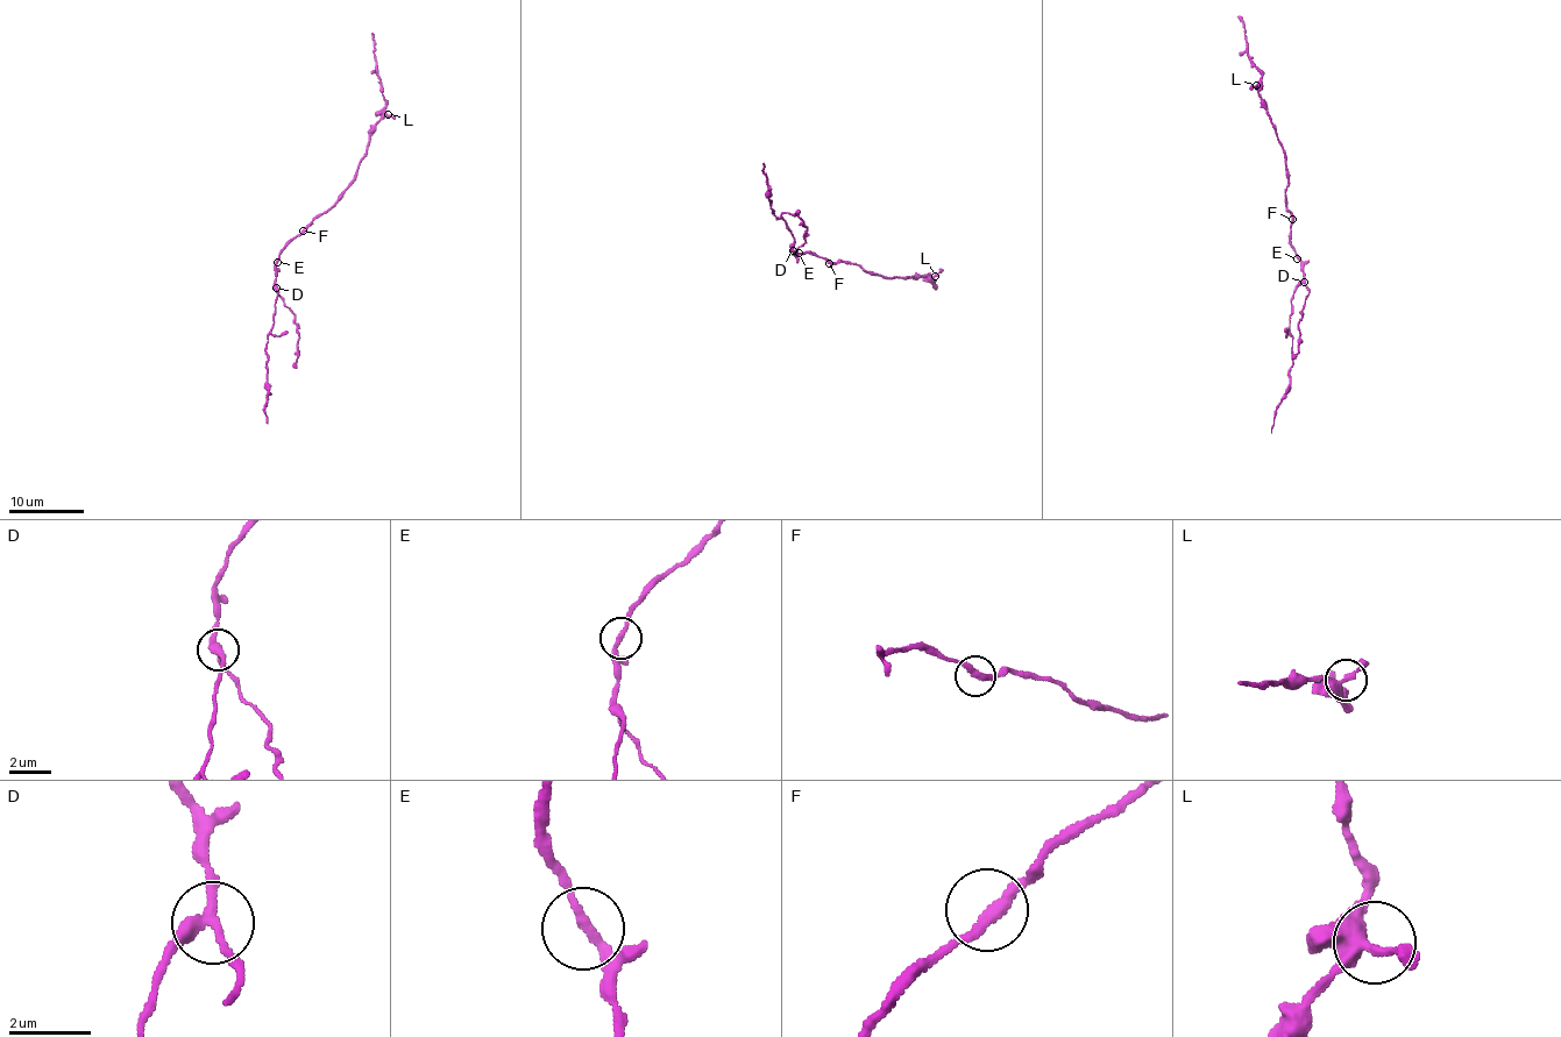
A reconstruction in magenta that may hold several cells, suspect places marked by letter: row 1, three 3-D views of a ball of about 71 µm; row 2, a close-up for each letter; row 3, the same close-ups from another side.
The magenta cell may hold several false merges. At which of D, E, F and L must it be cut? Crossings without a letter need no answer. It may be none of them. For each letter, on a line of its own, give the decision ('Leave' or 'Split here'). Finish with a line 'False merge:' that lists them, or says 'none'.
D: Split here
E: Leave
F: Leave
L: Leave
False merge: D

